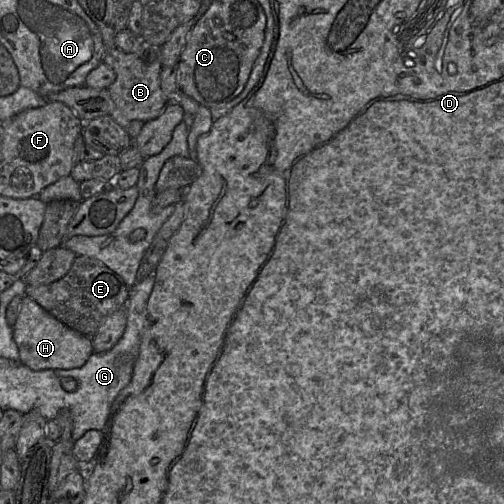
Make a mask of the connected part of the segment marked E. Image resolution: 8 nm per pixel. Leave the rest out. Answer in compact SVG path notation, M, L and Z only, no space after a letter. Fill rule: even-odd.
M77 256L65 276L46 285L26 285L25 295L68 328L92 338L105 317L125 308L129 288L118 274L101 261Z

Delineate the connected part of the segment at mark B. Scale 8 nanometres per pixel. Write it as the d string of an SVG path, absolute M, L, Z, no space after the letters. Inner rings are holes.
M142 41L139 48L132 53L123 52L116 47L105 51L102 63L108 65L116 76L107 88L113 103L110 117L122 128L126 129L133 120L145 123L156 119L165 110L169 101L161 88L161 56L160 46L145 41Z

